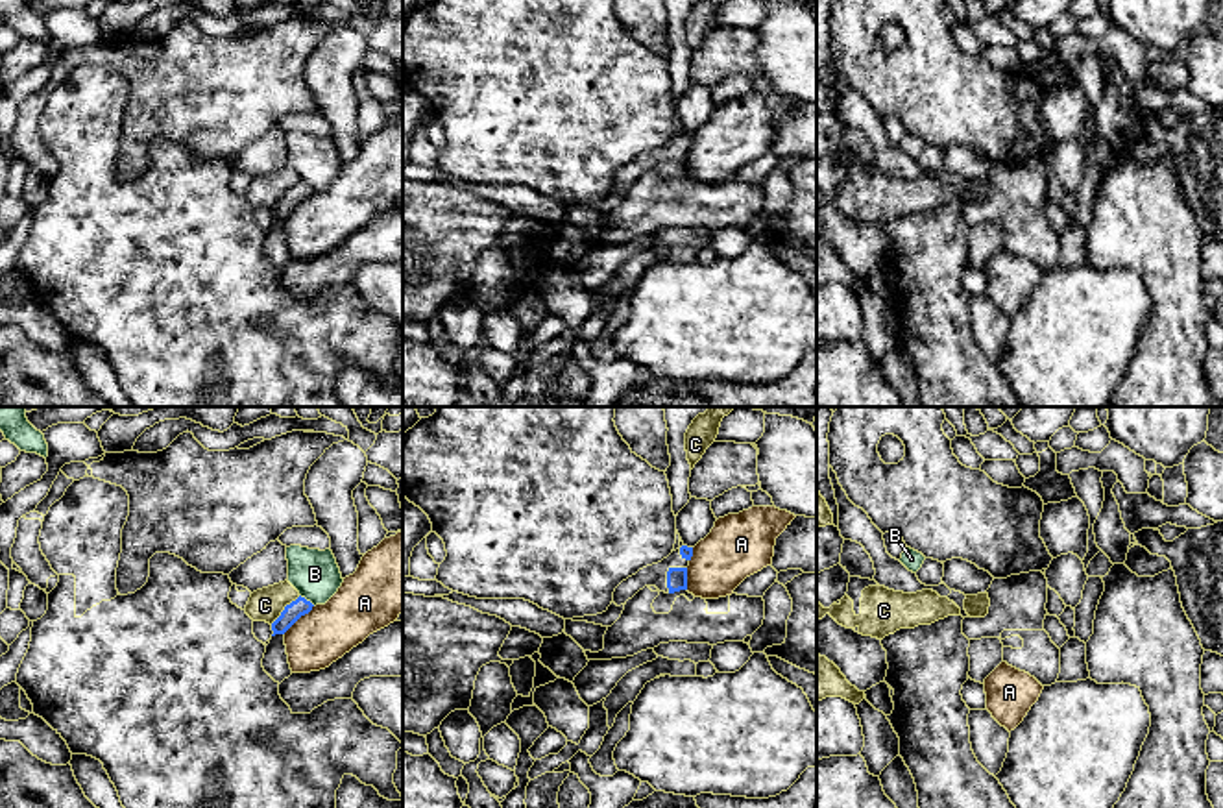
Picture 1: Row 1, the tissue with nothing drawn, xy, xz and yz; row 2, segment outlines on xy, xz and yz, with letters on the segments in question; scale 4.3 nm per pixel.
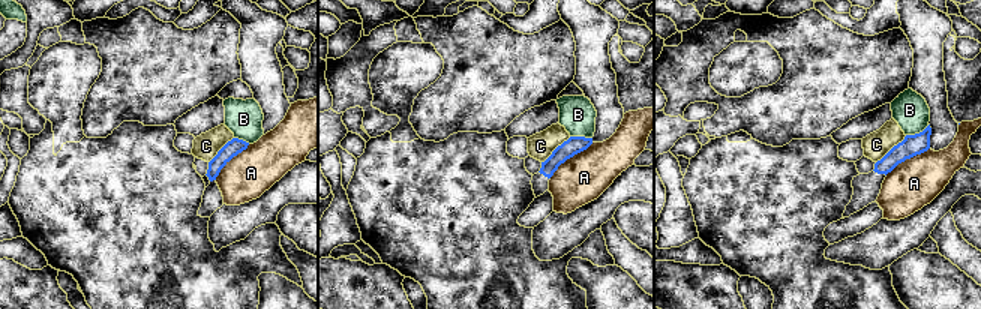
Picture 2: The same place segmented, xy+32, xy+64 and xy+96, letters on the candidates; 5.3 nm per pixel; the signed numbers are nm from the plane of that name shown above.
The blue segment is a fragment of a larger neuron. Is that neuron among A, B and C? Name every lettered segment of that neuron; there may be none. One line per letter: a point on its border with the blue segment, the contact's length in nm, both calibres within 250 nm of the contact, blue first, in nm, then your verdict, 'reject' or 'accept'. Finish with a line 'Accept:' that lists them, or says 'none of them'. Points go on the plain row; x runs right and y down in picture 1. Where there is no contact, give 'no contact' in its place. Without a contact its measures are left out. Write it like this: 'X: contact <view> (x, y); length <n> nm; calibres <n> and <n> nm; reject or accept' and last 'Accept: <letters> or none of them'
A: contact xy (298, 204); length 180 nm; calibres 80 and 240 nm; reject
B: contact xy (305, 185); length 90 nm; calibres 80 and 220 nm; reject
C: contact xy (285, 195); length 180 nm; calibres 80 and 140 nm; reject
Accept: none of them

